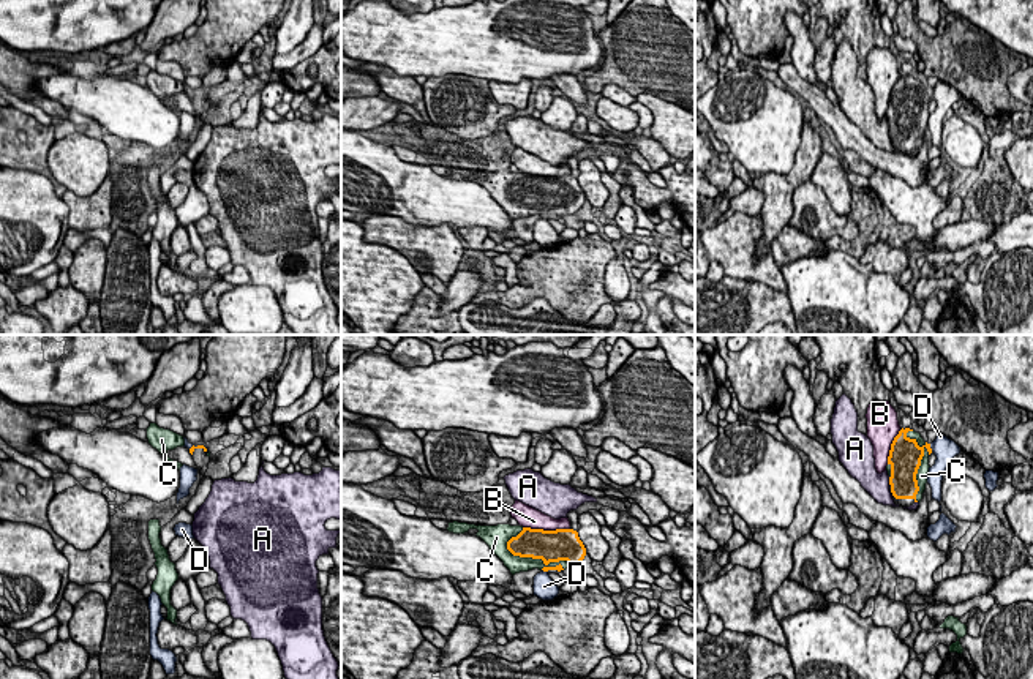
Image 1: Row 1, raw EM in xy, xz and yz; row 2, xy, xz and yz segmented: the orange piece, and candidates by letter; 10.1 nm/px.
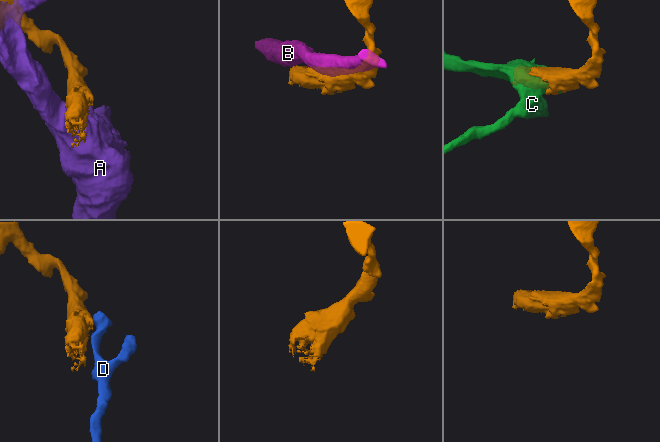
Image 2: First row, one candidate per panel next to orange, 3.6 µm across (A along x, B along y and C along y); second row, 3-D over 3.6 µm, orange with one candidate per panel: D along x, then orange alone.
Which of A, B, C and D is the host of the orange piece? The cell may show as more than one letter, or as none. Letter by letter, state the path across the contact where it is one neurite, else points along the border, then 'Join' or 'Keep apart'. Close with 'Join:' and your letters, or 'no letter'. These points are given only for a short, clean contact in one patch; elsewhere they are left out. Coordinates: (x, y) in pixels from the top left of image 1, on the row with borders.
A: Keep apart
B: Keep apart
C: Join
D: Boundary: yz (929, 444), (932, 450). Keep apart
Join: C

